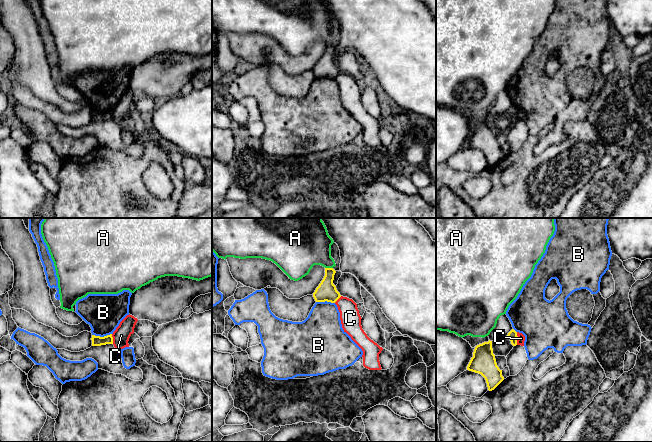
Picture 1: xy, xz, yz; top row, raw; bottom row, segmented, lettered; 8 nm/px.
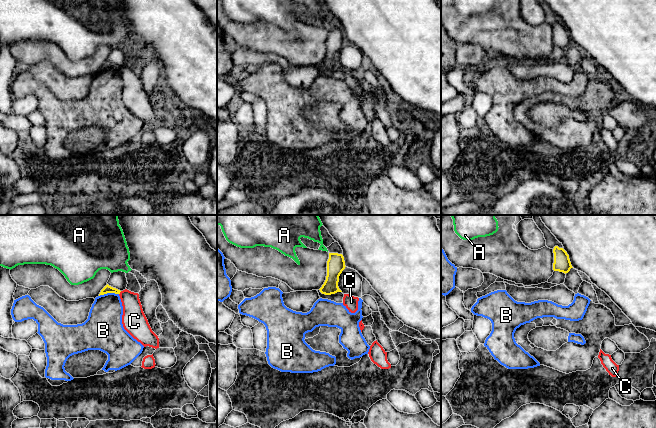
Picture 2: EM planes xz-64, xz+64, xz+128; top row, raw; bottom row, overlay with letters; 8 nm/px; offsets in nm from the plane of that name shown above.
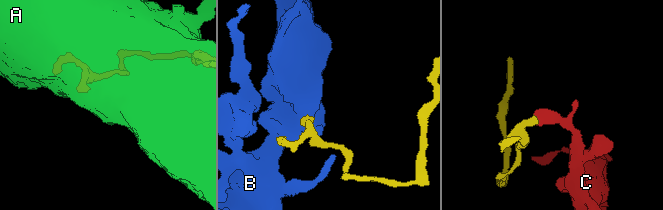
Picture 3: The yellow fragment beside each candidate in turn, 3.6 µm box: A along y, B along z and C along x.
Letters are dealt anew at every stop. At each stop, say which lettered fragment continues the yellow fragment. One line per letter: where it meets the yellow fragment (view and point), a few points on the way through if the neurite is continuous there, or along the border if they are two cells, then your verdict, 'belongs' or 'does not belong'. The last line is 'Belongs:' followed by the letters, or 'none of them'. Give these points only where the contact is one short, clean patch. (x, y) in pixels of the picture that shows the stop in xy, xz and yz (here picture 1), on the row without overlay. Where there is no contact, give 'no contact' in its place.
A: meets yellow in xz at (329, 44); does not belong
B: meets yellow in xy at (101, 113); border along xy (111, 109), (105, 112), (92, 111); does not belong
C: meets yellow in yz at (517, 114); border along yz (516, 108), (517, 120); does not belong
Belongs: none of them

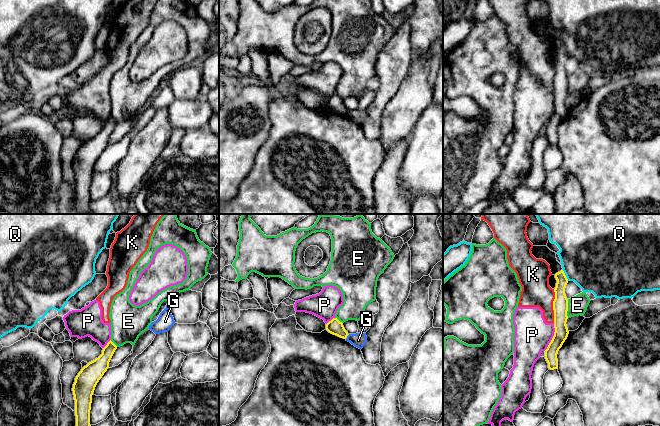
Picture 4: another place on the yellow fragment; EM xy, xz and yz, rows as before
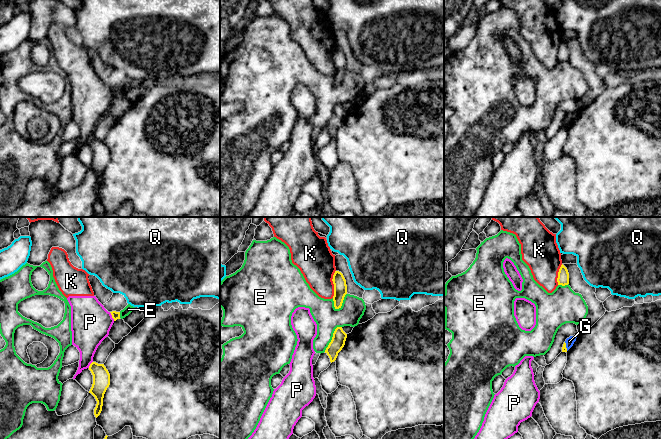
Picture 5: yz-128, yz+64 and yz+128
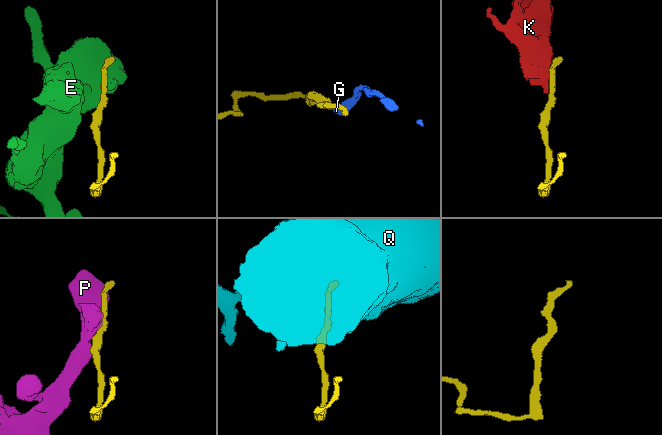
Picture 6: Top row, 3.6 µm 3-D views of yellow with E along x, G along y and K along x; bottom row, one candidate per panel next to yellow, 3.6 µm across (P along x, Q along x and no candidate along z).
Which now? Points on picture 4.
E: meets yellow in yz at (567, 84); does not belong
G: meets yellow in xz at (347, 111); runs through xz (335, 103), (347, 111), (358, 116); belongs
K: meets yellow in yz at (553, 82); does not belong
P: meets yellow in yz at (553, 113); does not belong
Q: meets yellow in yz at (565, 51); does not belong
Belongs: G

